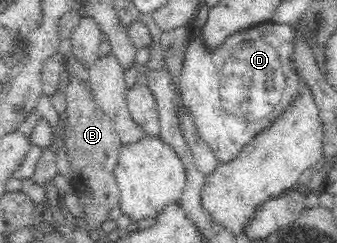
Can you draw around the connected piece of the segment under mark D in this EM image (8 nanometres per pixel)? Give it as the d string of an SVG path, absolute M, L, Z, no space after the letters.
M271 20L239 30L225 38L219 46L212 48L206 40L203 26L191 25L191 35L184 41L182 61L178 74L178 87L181 89L185 114L189 117L196 133L208 144L222 163L235 158L241 147L253 138L271 116L277 116L277 102L280 102L283 88L293 90L295 64L292 54L296 50L293 26Z

